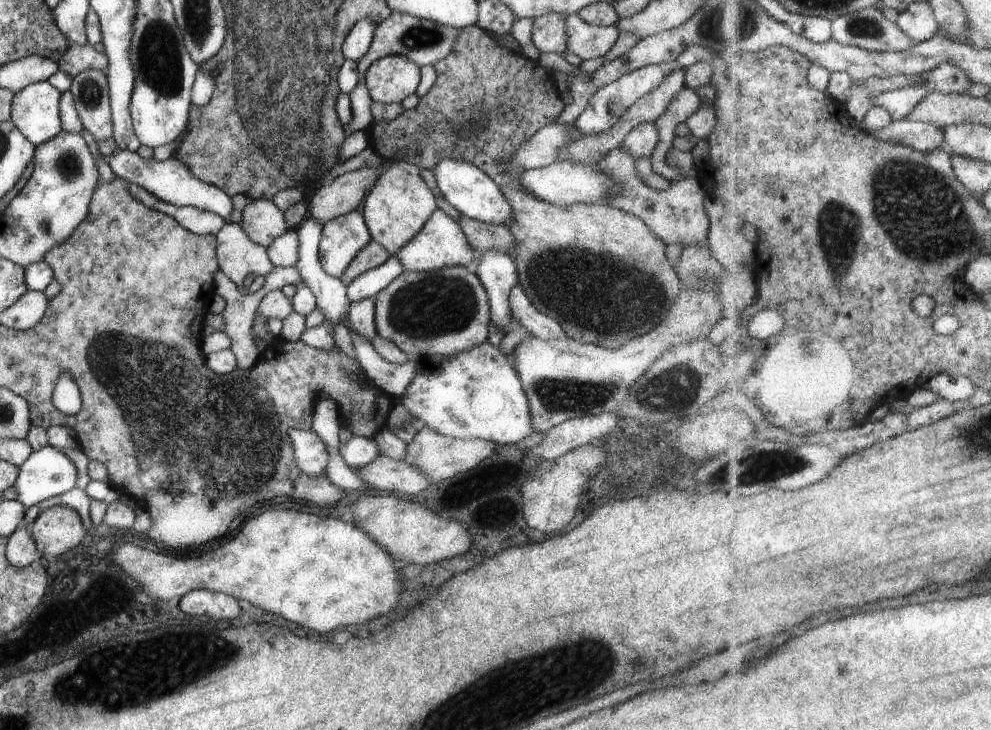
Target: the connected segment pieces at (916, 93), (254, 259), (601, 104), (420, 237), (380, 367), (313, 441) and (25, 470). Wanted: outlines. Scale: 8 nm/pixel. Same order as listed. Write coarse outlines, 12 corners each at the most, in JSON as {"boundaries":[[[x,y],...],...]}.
{"boundaries":[[[911,85],[875,100],[894,121],[908,118],[931,90]],[[237,223],[216,238],[218,269],[232,287],[273,268],[266,248]],[[675,61],[648,64],[599,87],[571,123],[582,135],[606,131]],[[439,208],[393,256],[403,270],[471,268],[457,222]],[[351,331],[356,361],[378,389],[399,398],[416,371],[383,360],[362,335]],[[312,429],[288,432],[297,468],[326,476],[329,453]],[[59,449],[32,450],[12,484],[25,508],[73,488]]]}

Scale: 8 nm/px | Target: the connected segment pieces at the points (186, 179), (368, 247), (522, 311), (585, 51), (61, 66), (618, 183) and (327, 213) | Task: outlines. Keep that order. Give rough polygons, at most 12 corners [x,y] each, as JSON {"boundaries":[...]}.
{"boundaries":[[[118,148],[115,177],[163,202],[221,218],[224,190],[200,181],[174,155],[157,162]],[[371,240],[357,251],[338,279],[347,286],[383,264],[388,252]],[[518,282],[509,303],[533,337],[566,337],[556,320],[535,310]],[[577,13],[564,21],[566,52],[581,61],[604,56],[614,24],[590,25]],[[71,44],[58,60],[73,78],[85,69],[105,72],[105,53]],[[621,144],[595,165],[614,181],[609,206],[640,218],[665,245],[705,245],[697,178],[667,190],[639,183]],[[362,167],[324,182],[306,216],[322,226],[359,209],[378,172]]]}

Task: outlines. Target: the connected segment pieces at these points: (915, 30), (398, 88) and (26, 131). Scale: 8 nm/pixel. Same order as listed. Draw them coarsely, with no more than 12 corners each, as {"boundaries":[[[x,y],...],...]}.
{"boundaries":[[[930,1],[900,12],[901,30],[923,42],[941,33]],[[401,55],[364,73],[372,101],[400,103],[415,92],[420,67]],[[46,80],[12,96],[10,121],[33,146],[62,130]]]}

